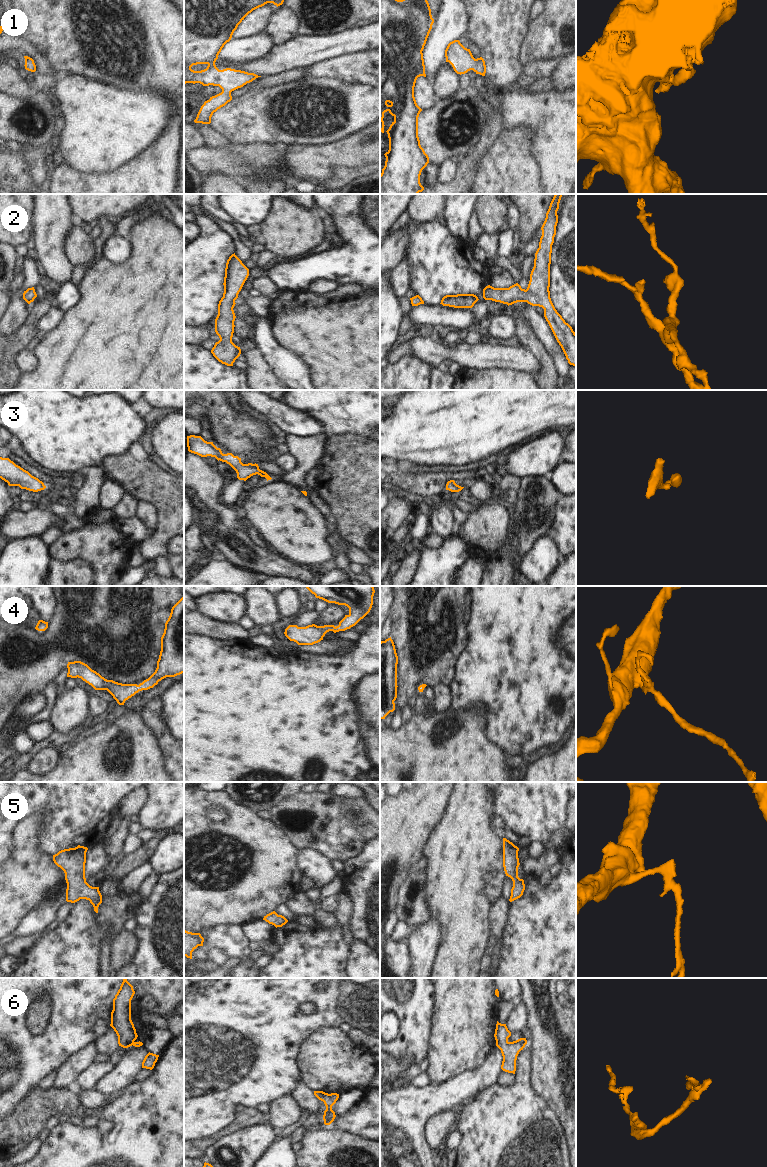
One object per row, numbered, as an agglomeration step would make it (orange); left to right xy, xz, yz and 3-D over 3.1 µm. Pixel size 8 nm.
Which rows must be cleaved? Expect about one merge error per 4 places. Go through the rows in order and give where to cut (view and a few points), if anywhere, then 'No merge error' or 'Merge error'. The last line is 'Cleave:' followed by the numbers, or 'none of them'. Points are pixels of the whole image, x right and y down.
1: No split. No merge error
2: No split. No merge error
3: No split. No merge error
4: No split. No merge error
5: No split. No merge error
6: No split. No merge error
Cleave: none of them

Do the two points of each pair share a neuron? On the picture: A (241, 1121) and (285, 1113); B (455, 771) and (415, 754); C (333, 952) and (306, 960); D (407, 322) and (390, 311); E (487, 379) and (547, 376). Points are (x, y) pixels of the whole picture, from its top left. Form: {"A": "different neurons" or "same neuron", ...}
{"A": "different neurons", "B": "same neuron", "C": "same neuron", "D": "different neurons", "E": "different neurons"}

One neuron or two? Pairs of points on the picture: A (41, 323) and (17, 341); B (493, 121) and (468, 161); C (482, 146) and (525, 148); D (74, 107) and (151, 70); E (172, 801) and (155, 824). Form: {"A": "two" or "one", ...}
{"A": "two", "B": "one", "C": "two", "D": "two", "E": "one"}

